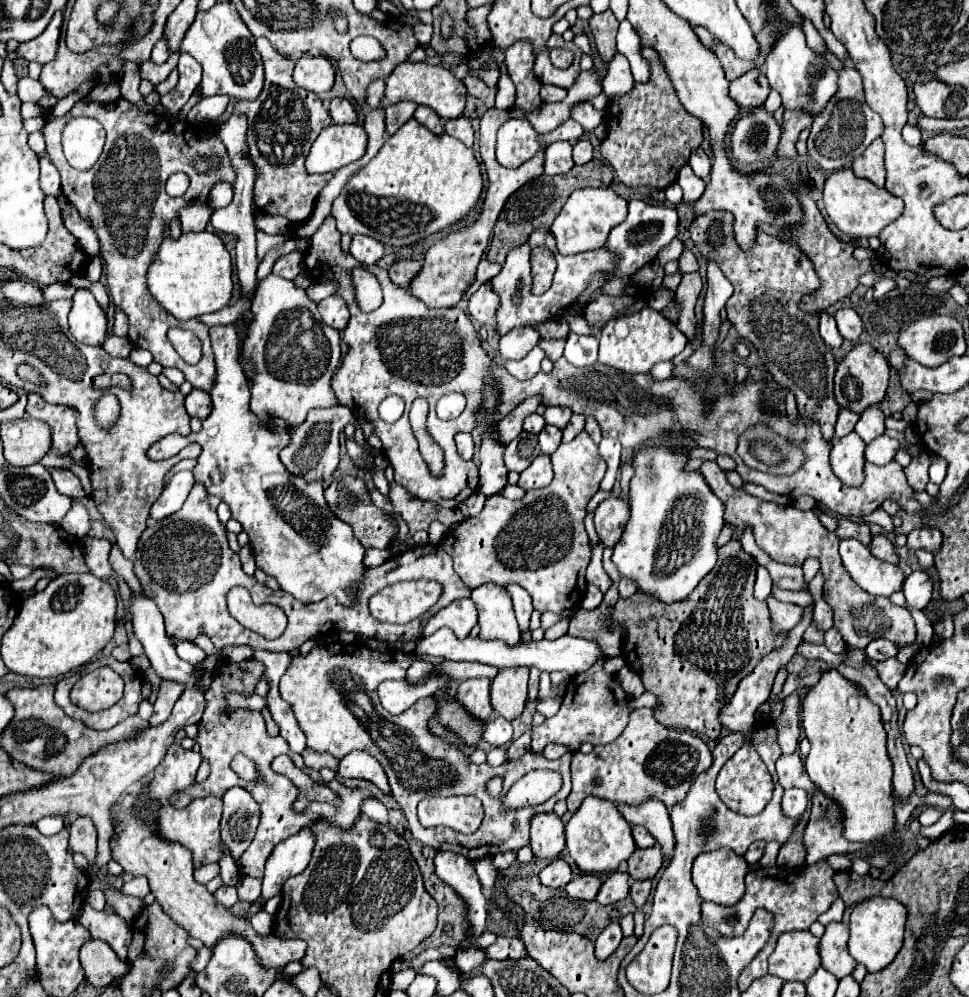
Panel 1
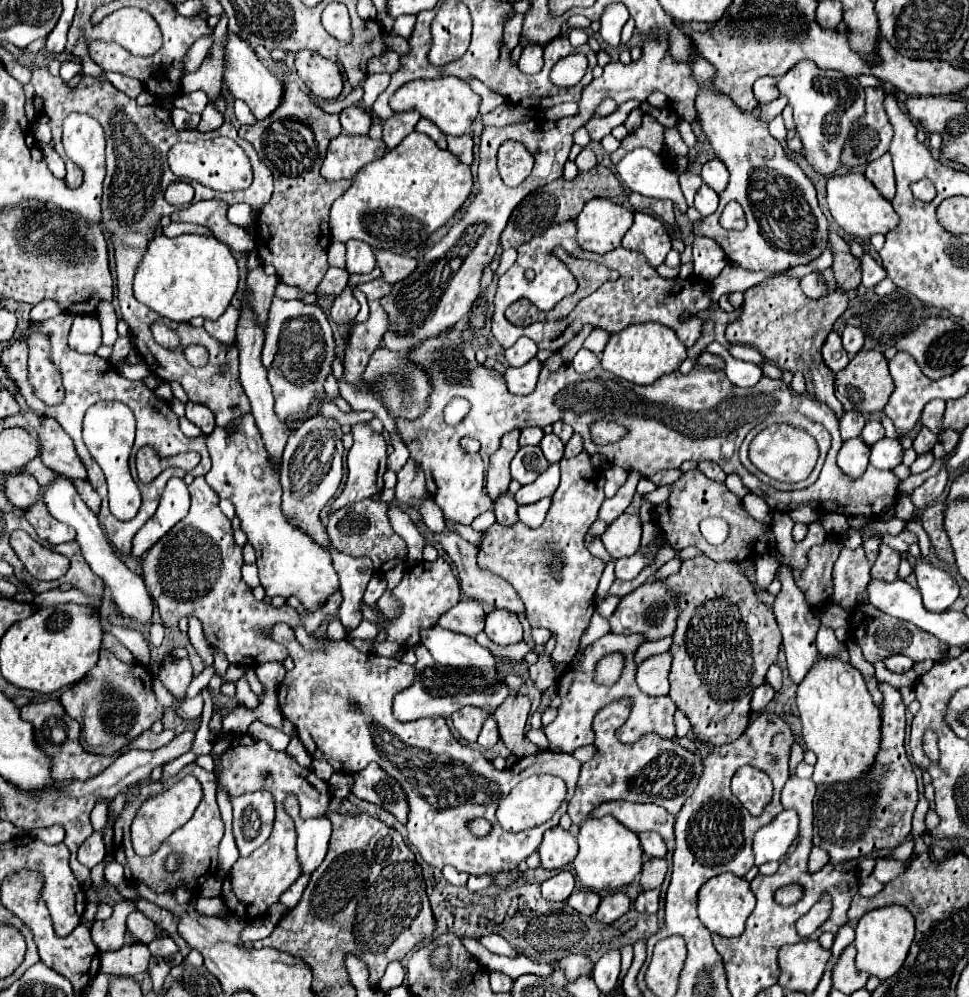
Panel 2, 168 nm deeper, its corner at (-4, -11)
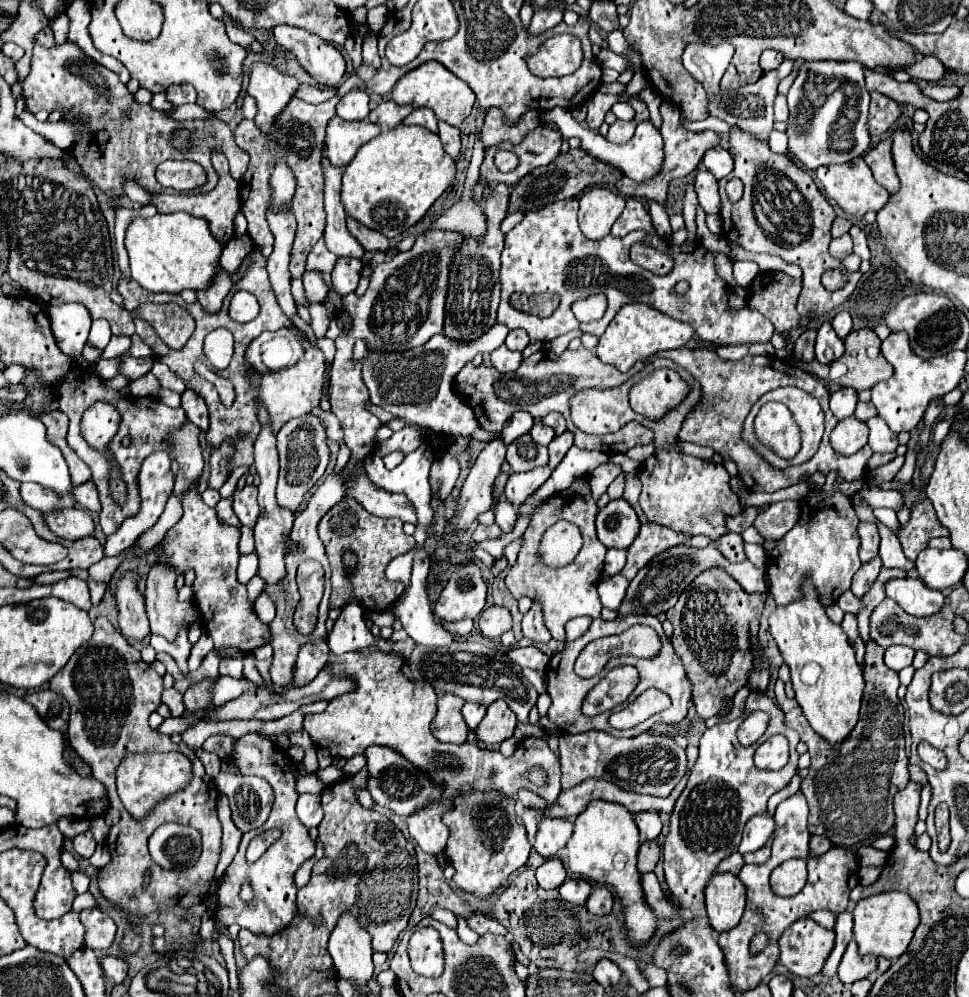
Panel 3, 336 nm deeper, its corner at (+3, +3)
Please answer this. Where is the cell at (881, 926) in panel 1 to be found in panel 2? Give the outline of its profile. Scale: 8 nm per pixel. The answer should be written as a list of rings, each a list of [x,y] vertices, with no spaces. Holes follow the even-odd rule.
[[[888,905],[888,907],[872,909],[856,925],[856,939],[854,939],[858,951],[856,967],[884,981],[902,967],[912,939],[914,939],[914,917],[908,913],[906,907]]]

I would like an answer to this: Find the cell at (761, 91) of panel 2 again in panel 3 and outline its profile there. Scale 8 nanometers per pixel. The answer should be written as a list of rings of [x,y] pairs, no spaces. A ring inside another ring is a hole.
[[[767,49],[767,51],[763,51],[763,55],[761,55],[761,69],[763,69],[763,71],[777,69],[777,65],[781,65],[781,61],[783,61],[783,55],[781,55],[779,51]]]

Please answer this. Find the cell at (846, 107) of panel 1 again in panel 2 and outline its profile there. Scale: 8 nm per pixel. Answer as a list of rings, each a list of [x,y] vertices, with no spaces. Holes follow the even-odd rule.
[[[866,87],[866,111],[852,123],[850,139],[842,147],[840,165],[856,169],[872,163],[888,151],[892,141],[892,125],[884,113],[884,91],[880,87]]]

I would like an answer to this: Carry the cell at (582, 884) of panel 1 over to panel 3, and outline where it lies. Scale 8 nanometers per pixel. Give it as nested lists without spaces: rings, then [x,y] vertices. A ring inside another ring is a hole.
[[[575,877],[575,879],[567,879],[561,887],[559,887],[559,895],[575,905],[585,905],[587,897],[591,893],[591,885],[583,879],[583,877]]]

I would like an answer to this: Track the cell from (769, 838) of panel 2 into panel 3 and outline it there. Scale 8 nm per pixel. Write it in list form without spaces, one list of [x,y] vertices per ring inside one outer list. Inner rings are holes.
[[[763,813],[763,815],[751,817],[745,825],[743,839],[741,839],[741,845],[737,851],[741,855],[745,855],[745,851],[761,849],[767,843],[767,839],[773,835],[773,829],[775,829],[775,819],[771,815]]]

